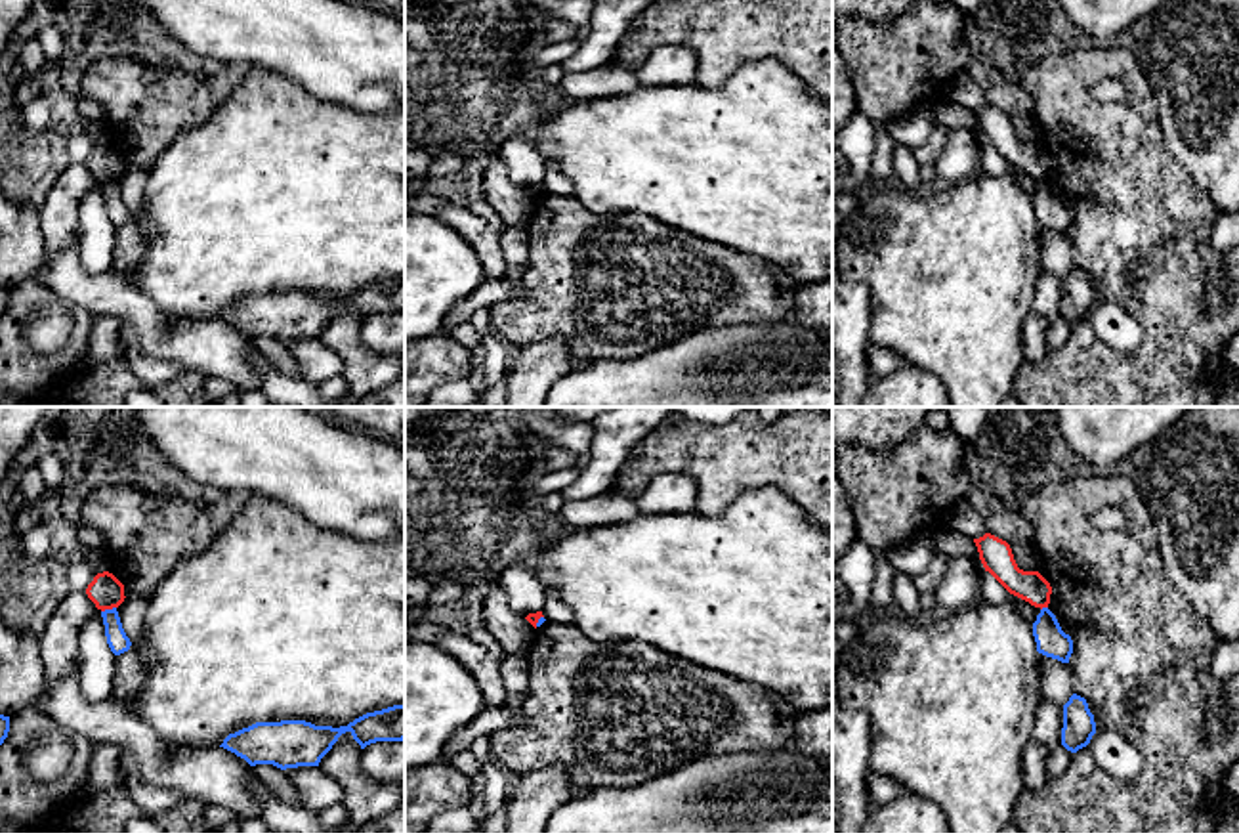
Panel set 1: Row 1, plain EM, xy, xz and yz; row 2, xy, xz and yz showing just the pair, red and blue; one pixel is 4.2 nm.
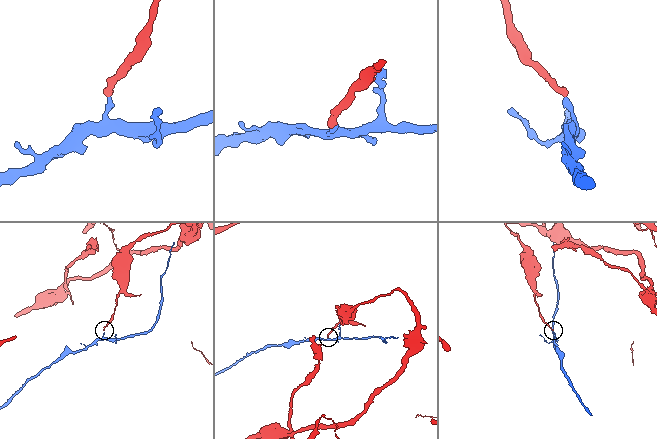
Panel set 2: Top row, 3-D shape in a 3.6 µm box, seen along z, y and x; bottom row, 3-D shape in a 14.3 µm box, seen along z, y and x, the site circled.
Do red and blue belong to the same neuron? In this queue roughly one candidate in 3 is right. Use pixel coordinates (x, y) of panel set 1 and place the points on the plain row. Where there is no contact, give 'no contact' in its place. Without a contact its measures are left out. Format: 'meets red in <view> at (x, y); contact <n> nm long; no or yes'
meets red in xy at (107, 180); contact 70 nm long; no

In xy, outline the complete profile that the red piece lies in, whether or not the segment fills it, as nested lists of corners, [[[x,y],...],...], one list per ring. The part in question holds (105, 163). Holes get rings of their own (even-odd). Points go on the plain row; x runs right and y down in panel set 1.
[[[109,143],[97,145],[86,160],[97,182],[113,182],[124,174],[124,157]]]

